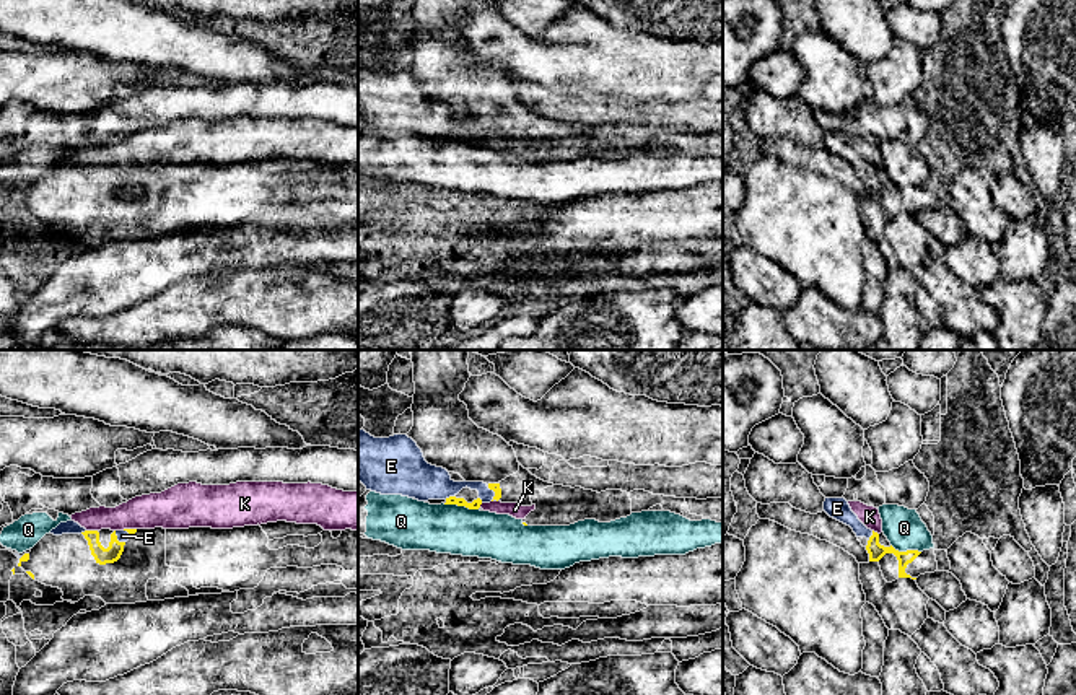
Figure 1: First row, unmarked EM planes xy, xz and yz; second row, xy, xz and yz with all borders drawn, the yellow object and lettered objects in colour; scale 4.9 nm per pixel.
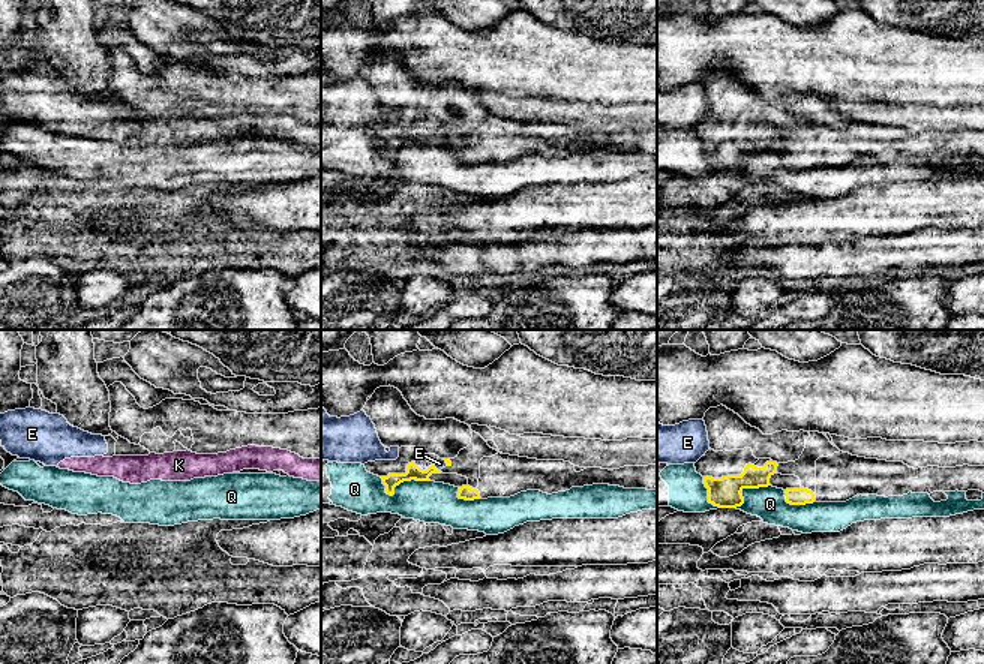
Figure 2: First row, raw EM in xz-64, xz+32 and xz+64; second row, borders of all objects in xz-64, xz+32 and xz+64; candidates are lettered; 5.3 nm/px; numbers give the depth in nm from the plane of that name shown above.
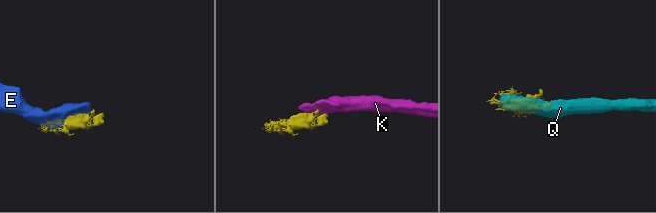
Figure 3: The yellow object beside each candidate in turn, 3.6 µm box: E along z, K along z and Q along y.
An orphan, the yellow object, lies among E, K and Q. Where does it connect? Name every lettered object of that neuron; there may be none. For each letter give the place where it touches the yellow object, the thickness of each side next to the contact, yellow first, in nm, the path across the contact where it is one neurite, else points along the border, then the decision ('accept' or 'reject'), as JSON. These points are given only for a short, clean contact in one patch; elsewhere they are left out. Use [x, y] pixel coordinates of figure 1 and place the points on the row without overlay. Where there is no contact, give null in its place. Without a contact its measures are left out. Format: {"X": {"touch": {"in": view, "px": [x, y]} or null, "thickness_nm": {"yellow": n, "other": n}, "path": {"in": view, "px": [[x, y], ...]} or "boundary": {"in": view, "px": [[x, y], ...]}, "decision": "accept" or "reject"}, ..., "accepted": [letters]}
{"E": {"touch": {"in": "yz", "px": [871, 171]}, "thickness_nm": {"yellow": 80, "other": 110}, "decision": "reject"}, "K": {"touch": {"in": "xy", "px": [91, 166]}, "thickness_nm": {"yellow": 80, "other": 160}, "boundary": {"in": "xy", "px": [[87, 165], [96, 166]]}, "decision": "reject"}, "Q": {"touch": {"in": "xz", "px": [461, 140]}, "thickness_nm": {"yellow": 50, "other": 240}, "decision": "reject"}, "accepted": []}

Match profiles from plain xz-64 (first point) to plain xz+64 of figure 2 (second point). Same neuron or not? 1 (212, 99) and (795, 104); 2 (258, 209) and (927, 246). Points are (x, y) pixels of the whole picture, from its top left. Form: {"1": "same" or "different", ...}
{"1": "different", "2": "different"}

